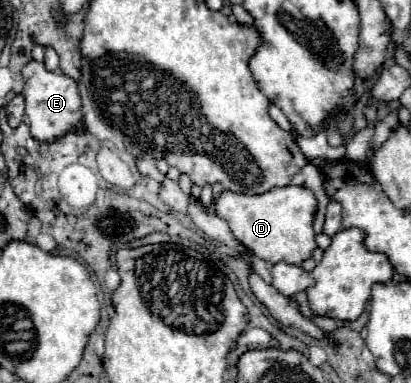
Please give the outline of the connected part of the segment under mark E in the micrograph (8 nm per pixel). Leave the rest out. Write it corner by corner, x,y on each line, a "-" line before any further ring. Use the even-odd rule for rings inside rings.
27,62
23,66
23,80
25,80
25,116
31,126
31,134
37,140
53,140
63,136
69,130
79,130
81,120
81,96
77,90
75,80
61,72
49,72
43,62

